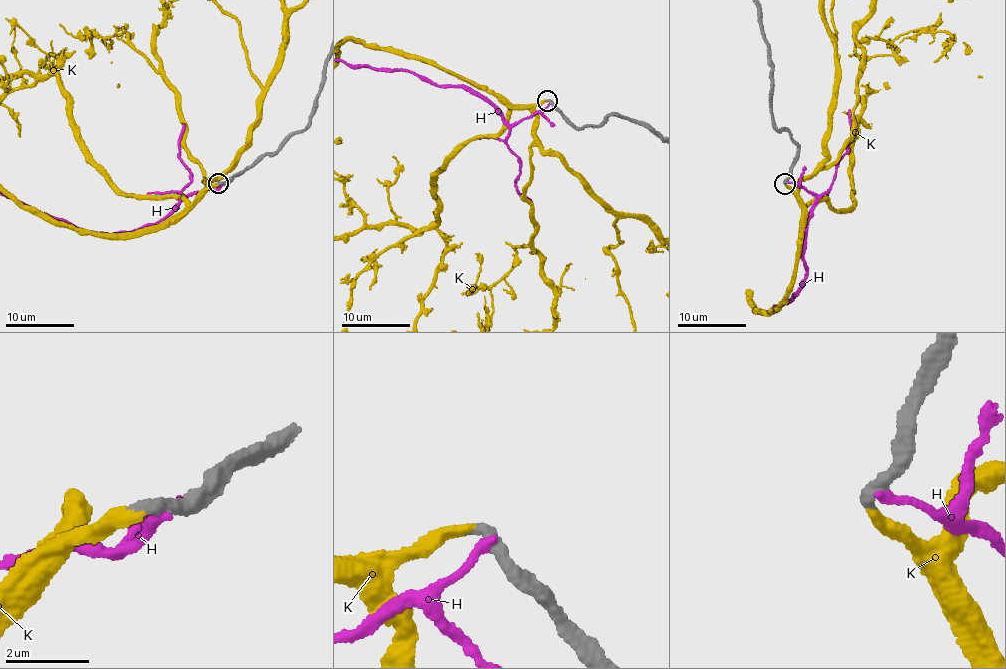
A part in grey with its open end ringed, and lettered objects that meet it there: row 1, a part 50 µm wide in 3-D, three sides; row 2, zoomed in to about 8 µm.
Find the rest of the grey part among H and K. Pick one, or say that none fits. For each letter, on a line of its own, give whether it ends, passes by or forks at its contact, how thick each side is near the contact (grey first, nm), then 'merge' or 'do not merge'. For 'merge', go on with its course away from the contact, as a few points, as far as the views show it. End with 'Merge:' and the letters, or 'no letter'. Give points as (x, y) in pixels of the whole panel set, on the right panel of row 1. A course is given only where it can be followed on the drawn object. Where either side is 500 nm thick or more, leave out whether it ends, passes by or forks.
H: it ends there; 400 nm thick on the grey side, 200 nm on the other; do not merge
K: it ends there; 340 nm thick on the grey side, 320 nm on the other; merge
Merge: K

